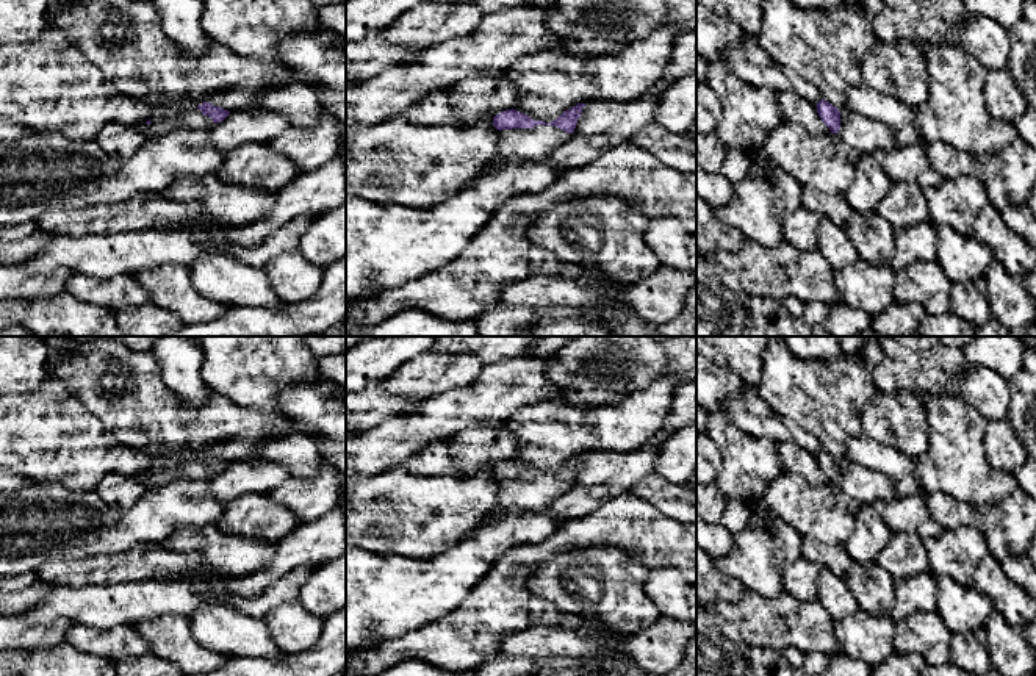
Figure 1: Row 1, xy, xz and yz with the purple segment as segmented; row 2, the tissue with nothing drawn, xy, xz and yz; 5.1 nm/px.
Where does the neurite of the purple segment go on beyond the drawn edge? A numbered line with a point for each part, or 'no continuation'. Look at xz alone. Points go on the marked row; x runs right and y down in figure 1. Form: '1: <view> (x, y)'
1: xz (518, 144)

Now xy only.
1: xy (163, 119)

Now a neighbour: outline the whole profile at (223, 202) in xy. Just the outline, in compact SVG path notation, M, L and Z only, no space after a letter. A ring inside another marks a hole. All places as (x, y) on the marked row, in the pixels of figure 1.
M211 174L202 178L180 178L163 196L178 202L197 202L203 208L203 219L232 227L247 225L271 213L277 199L277 192L235 186Z

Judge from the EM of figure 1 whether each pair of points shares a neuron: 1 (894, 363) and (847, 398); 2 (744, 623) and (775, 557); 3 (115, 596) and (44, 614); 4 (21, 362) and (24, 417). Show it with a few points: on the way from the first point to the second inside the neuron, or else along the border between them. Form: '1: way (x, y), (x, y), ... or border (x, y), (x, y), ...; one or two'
1: border (869, 371), (877, 387); two
2: border (748, 590), (769, 598), (775, 598), (783, 592); two
3: way (97, 604), (61, 604); one
4: border (49, 376), (35, 390), (16, 393); two

